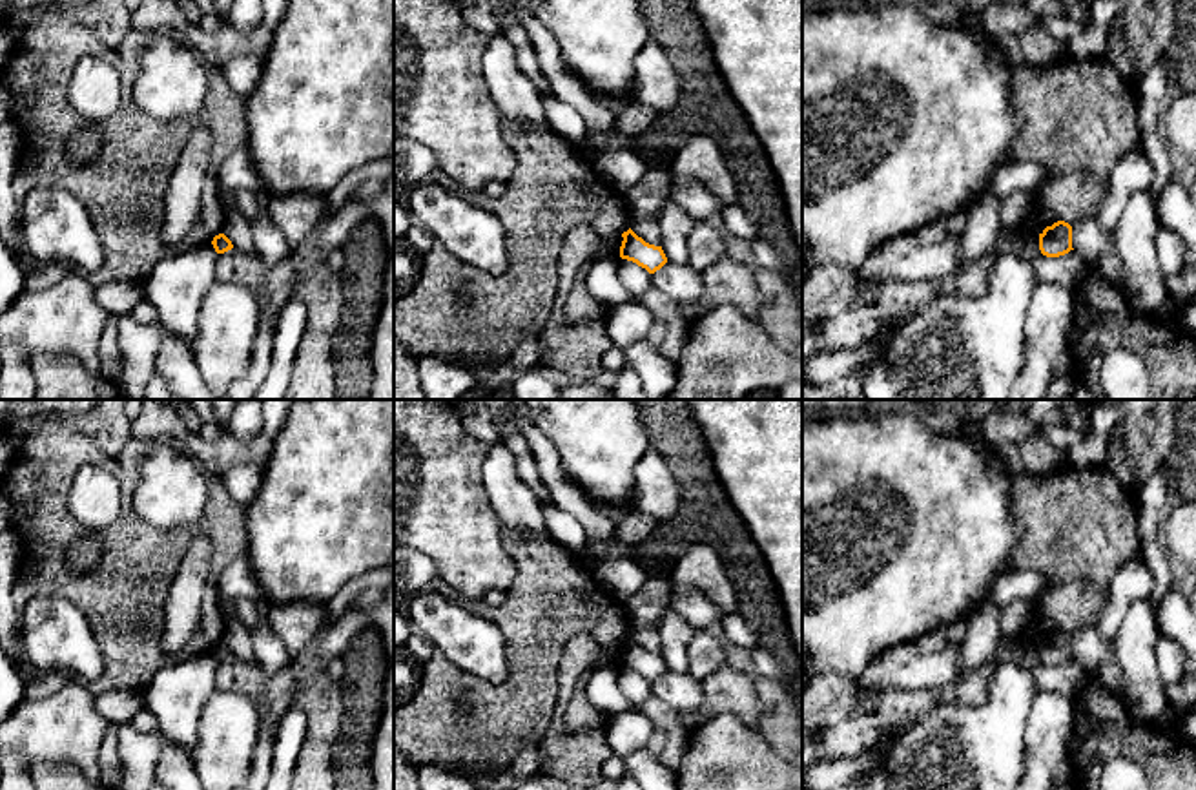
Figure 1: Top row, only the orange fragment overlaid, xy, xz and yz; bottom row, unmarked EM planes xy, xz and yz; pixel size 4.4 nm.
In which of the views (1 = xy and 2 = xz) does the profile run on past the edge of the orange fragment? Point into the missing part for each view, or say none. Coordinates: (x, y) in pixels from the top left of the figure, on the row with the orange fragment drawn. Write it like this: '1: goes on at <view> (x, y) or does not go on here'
1: does not go on here
2: does not go on here

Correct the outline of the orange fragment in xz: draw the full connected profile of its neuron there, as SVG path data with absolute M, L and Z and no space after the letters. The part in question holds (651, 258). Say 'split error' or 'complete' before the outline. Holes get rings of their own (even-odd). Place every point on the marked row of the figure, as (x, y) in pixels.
complete; M631 228L622 234L624 241L620 246L620 257L636 263L645 268L649 274L660 270L667 257L662 246L655 246L638 237Z

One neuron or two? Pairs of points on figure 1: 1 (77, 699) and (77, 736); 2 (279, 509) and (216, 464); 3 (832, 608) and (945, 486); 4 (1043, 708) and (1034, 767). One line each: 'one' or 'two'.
1: one
2: two
3: one
4: one

